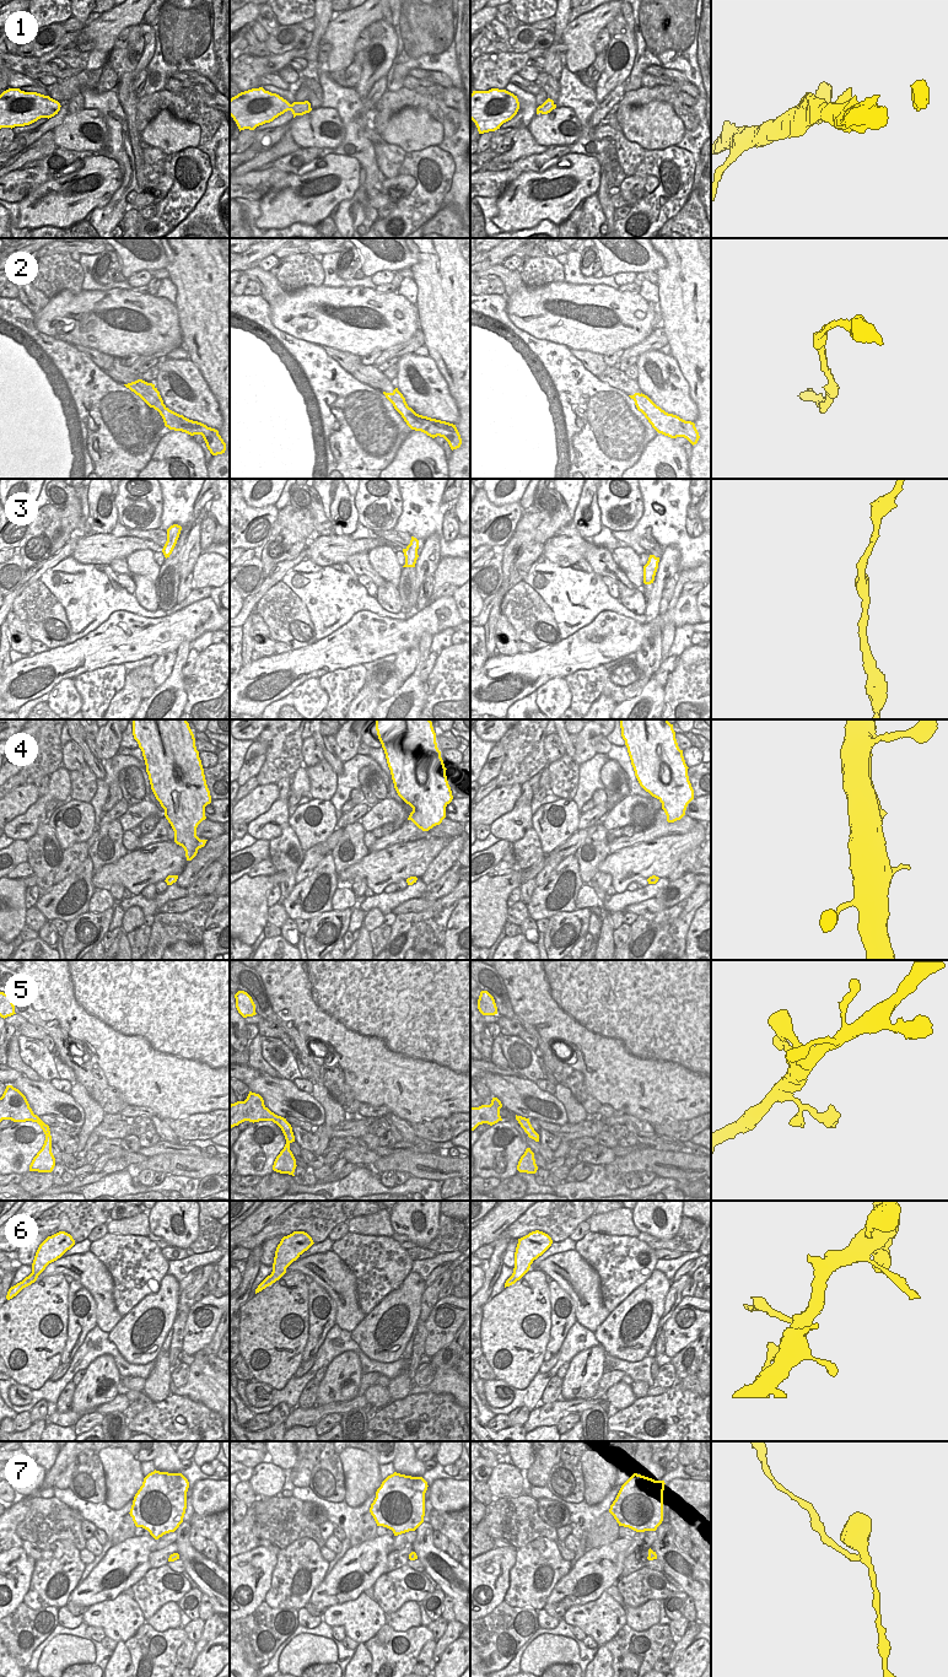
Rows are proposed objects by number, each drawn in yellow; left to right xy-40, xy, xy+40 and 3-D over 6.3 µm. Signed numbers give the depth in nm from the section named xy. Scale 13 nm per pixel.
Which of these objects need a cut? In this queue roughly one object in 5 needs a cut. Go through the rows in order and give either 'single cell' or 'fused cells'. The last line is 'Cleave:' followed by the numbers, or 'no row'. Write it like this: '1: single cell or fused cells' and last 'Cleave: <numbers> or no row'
1: single cell
2: single cell
3: single cell
4: single cell
5: single cell
6: single cell
7: single cell
Cleave: no row

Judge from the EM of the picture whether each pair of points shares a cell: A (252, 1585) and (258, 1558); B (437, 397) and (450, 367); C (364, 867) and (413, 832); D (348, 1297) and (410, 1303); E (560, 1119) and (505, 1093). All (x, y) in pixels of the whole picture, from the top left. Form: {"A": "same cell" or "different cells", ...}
{"A": "same cell", "B": "different cells", "C": "different cells", "D": "different cells", "E": "same cell"}

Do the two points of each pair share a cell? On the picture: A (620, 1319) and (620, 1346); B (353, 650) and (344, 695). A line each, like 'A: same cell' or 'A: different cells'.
A: same cell
B: different cells

